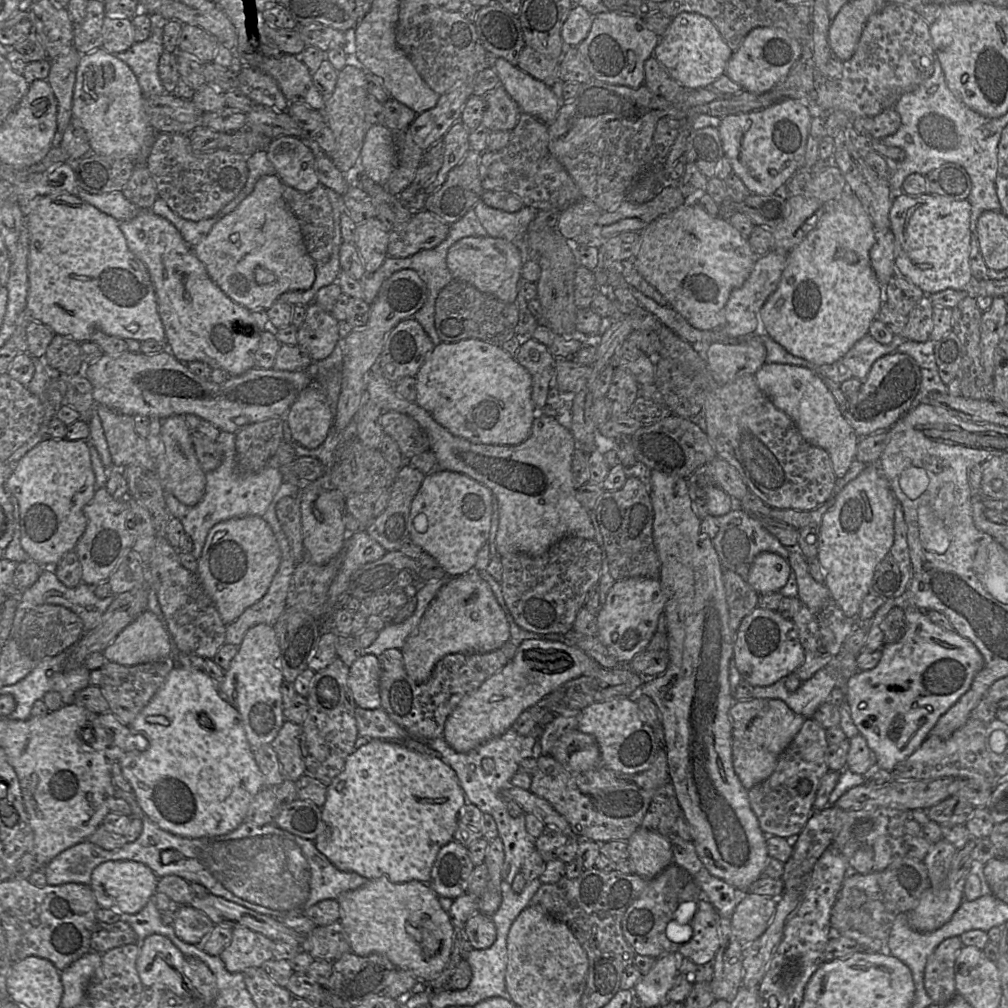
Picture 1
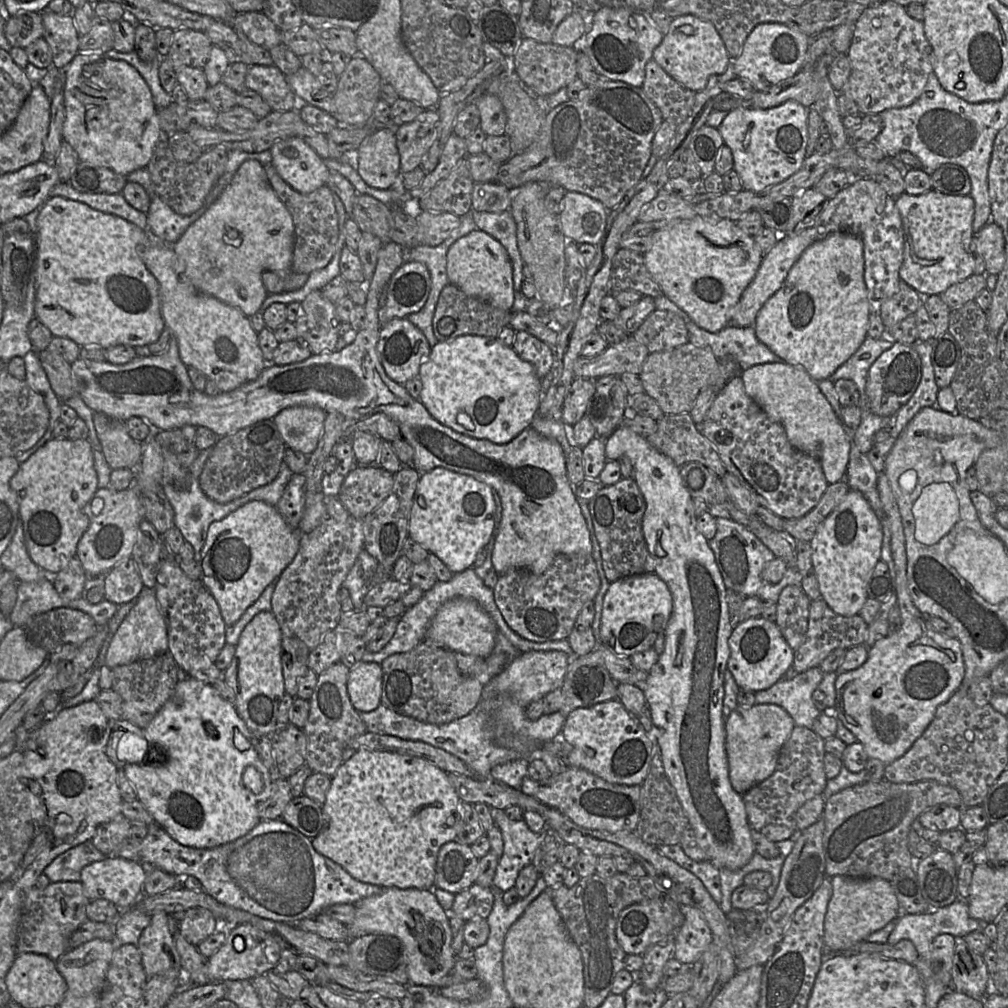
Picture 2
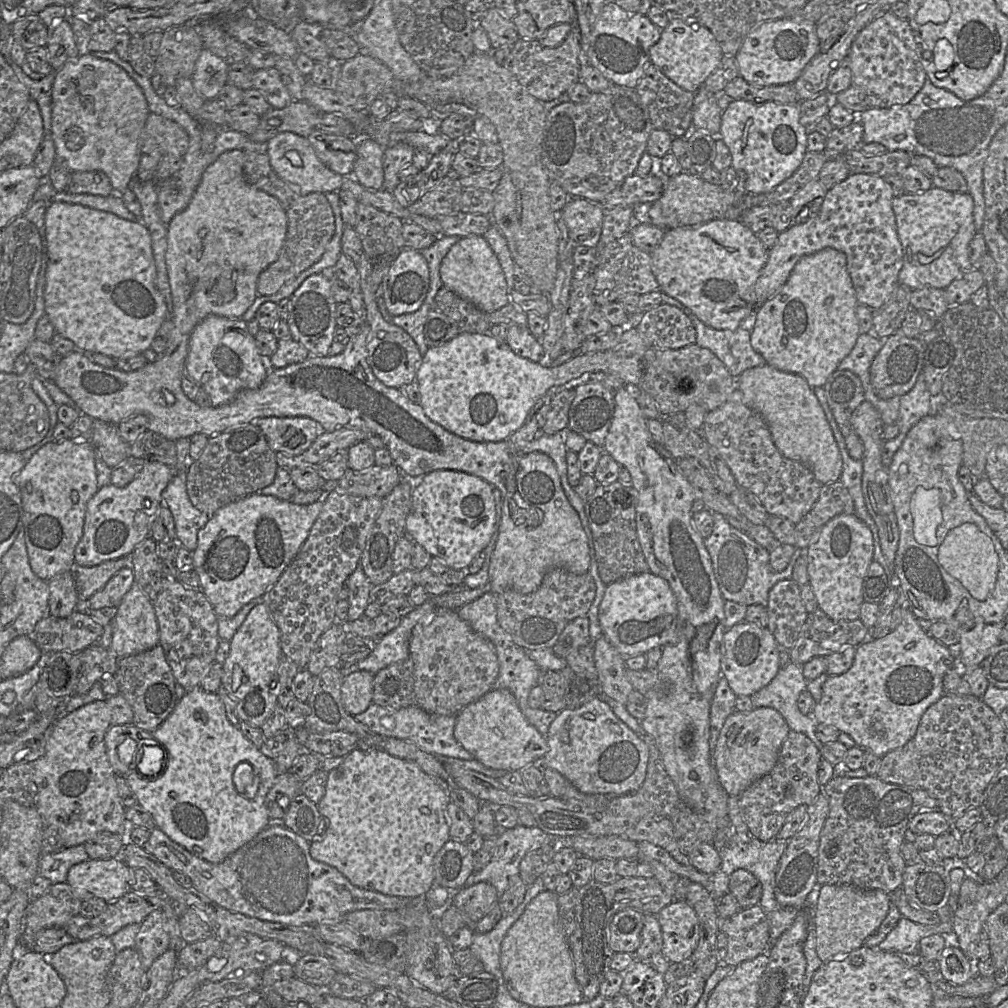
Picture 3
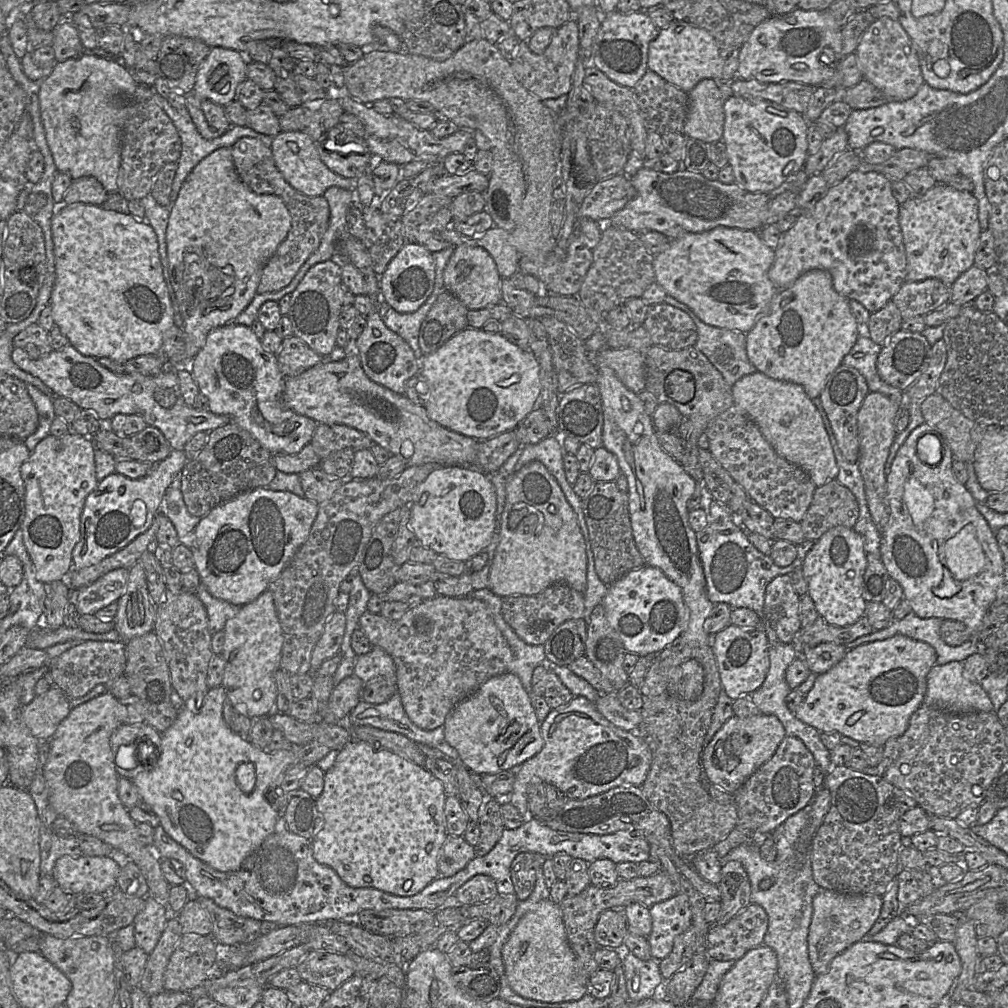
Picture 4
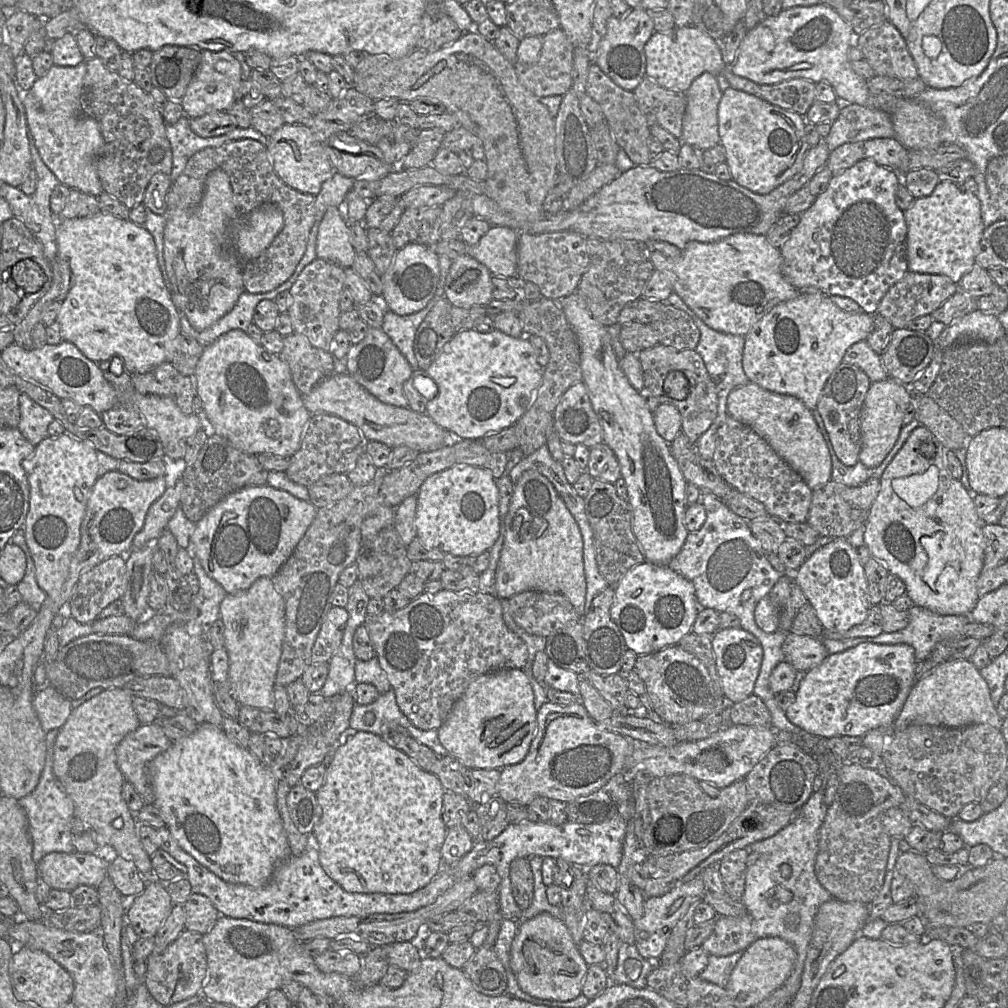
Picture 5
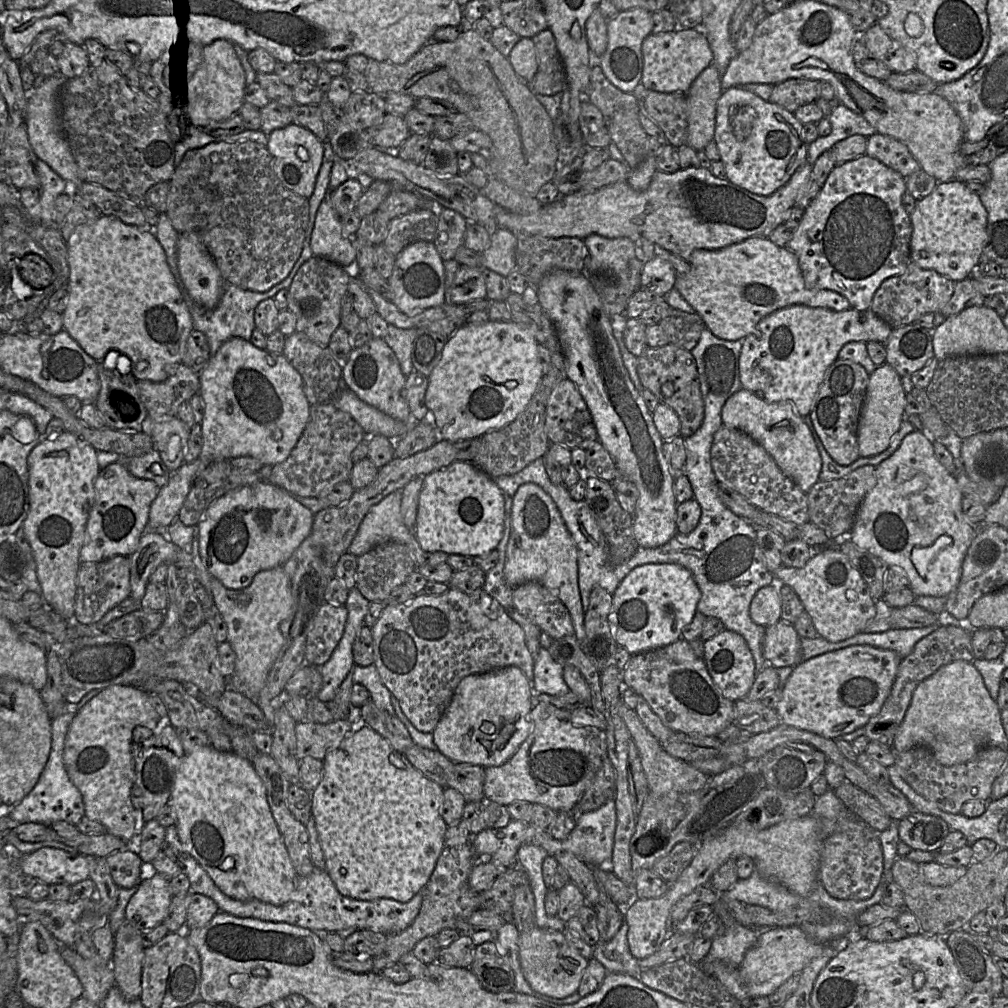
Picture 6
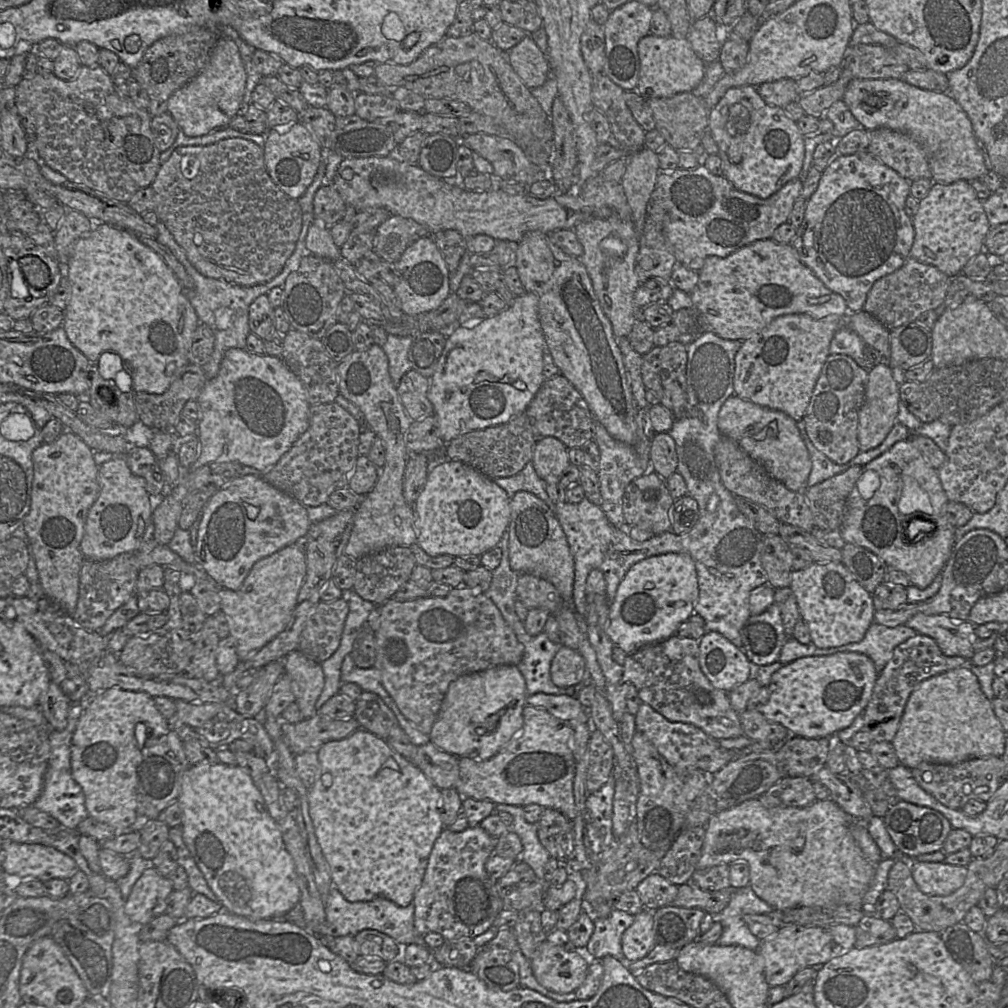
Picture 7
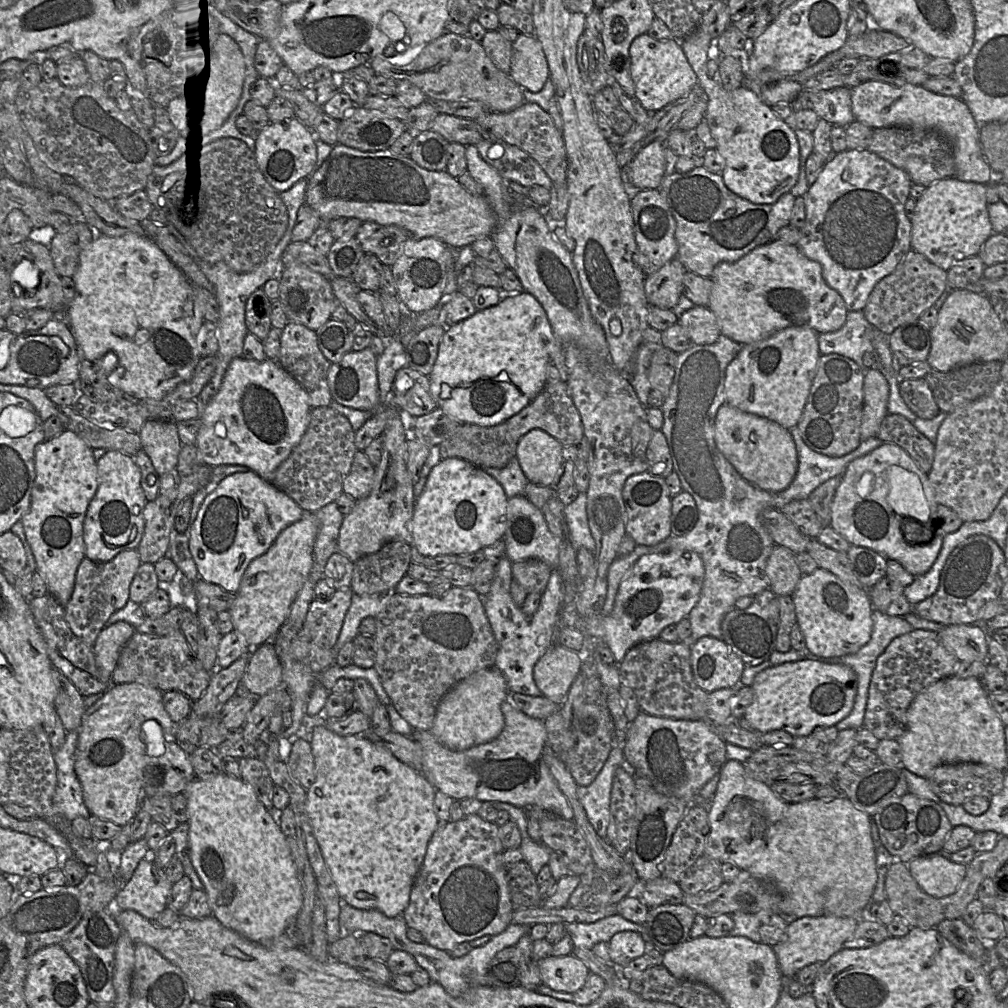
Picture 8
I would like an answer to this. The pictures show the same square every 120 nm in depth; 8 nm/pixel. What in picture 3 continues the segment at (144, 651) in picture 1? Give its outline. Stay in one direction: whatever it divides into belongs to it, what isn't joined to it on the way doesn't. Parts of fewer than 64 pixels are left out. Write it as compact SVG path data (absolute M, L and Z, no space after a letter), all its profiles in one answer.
M136 581L117 608L111 649L119 657L137 654L159 644L159 626L153 602Z

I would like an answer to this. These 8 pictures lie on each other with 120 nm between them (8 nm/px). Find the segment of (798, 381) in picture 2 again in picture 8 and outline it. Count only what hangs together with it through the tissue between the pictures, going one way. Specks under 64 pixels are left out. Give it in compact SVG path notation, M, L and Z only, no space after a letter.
M725 403L714 422L714 440L719 451L749 483L770 492L785 490L798 469L795 442L788 429L769 419L743 412Z

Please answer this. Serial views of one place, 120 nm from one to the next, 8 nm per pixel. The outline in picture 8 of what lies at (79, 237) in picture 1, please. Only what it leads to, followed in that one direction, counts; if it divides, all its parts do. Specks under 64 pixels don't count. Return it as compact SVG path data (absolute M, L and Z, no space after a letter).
M135 233L119 237L97 235L81 251L71 278L75 284L75 297L67 306L66 322L82 357L92 364L109 351L116 354L118 366L106 376L112 386L138 401L161 400L178 384L191 378L201 359L197 335L205 321L203 312L190 281L151 238Z

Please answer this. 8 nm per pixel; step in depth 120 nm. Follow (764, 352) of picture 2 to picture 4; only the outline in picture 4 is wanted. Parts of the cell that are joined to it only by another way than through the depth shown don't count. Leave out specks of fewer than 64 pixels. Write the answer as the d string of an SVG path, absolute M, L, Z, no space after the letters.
M666 295L664 302L691 317L698 334L694 346L709 359L730 387L743 376L757 371L747 356L745 333L704 323L688 306L670 295Z

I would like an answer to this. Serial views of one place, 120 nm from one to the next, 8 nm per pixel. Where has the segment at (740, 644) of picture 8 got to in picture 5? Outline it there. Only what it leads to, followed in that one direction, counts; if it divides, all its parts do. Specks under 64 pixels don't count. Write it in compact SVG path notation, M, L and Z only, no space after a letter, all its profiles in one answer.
M792 631L786 634L782 650L784 660L797 671L809 671L829 655L821 638L799 635Z

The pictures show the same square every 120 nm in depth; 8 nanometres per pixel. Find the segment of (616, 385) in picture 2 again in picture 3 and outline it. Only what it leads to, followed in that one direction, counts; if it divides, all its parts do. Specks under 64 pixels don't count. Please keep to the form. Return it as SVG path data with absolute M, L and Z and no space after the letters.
M600 382L577 386L567 428L598 447L604 446L614 414L614 395L615 391Z

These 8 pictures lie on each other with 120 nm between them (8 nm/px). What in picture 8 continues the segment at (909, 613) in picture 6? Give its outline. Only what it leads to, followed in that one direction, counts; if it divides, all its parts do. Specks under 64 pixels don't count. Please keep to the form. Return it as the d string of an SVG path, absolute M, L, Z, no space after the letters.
M952 624L938 633L944 647L959 661L987 661L988 632L976 624Z

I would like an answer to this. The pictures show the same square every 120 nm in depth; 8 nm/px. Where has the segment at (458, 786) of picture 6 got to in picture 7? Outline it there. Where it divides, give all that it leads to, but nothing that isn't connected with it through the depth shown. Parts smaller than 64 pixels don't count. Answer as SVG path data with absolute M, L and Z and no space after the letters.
M430 741L417 748L417 753L409 761L416 765L427 778L429 778L440 790L446 788L455 788L459 777L458 767L459 757L446 753L437 748Z

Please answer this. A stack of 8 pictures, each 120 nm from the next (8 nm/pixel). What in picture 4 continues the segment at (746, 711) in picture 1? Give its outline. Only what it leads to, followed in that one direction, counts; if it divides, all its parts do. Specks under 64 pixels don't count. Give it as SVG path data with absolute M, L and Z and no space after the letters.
M758 714L745 718L730 717L703 748L701 764L705 782L731 794L736 793L743 783L775 753L785 729L774 715Z

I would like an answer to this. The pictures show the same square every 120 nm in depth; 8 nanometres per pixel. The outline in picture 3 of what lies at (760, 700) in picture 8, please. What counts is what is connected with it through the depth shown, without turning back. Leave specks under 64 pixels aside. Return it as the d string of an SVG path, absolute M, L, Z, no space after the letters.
M902 606L902 608L902 621L894 630L876 639L866 639L863 643L856 647L854 661L849 670L840 675L831 675L826 679L822 686L821 699L816 703L811 715L817 724L834 726L840 732L845 732L850 735L858 747L861 747L864 750L869 750L881 758L886 753L905 745L915 735L924 712L932 704L937 702L945 693L943 688L943 678L945 674L949 670L957 668L959 663L959 661L954 659L954 657L951 655L948 647L938 642L927 632L925 626L928 624L923 624L920 620L918 620L908 606Z

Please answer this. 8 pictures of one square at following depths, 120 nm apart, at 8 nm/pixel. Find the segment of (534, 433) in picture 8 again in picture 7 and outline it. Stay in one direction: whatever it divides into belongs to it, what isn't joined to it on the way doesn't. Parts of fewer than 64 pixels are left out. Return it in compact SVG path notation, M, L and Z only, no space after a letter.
M543 437L536 442L531 462L542 480L559 481L570 464L568 448L555 437Z

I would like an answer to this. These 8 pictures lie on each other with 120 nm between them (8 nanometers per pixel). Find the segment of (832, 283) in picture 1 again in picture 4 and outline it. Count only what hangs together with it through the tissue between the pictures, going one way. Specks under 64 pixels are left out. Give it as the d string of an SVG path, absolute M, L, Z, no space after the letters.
M815 269L776 292L767 312L746 333L746 351L757 371L775 380L799 384L814 399L858 338L859 324L850 310L849 299L835 291L829 272Z

